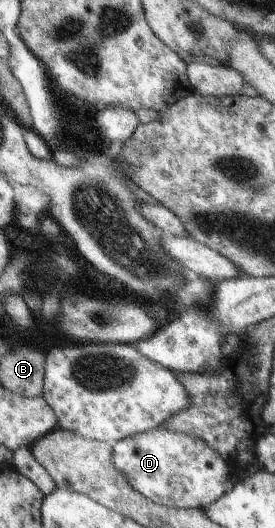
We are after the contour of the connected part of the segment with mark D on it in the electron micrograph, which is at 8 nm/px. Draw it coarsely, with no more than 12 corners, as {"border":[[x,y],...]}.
{"border":[[162,428],[117,441],[139,494],[204,508],[241,480],[198,436]]}

